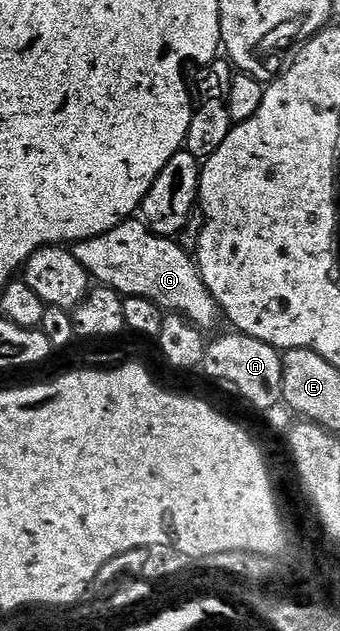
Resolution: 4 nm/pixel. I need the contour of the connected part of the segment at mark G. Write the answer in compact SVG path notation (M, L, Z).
M144 221L119 224L111 228L111 232L103 232L103 236L76 243L72 252L90 279L117 290L122 296L146 298L162 310L182 314L202 328L215 325L219 319L217 302L207 284L203 284L194 255L184 250L180 241L154 234Z

